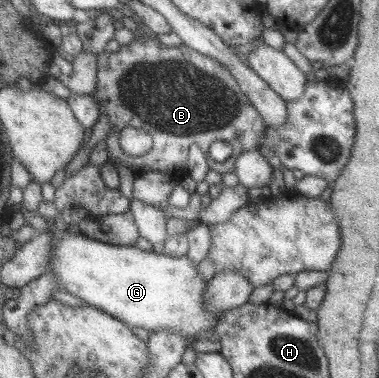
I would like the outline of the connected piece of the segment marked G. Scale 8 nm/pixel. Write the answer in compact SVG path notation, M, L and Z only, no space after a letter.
M68 227L62 231L53 242L48 271L59 278L64 292L106 312L130 329L140 327L148 333L171 330L191 340L194 334L217 325L217 314L209 313L203 307L207 282L186 255L168 256L158 249L142 251L134 244L106 244Z

